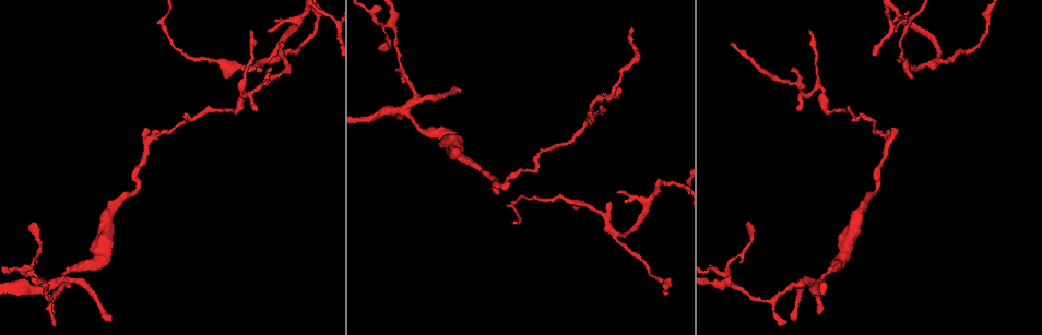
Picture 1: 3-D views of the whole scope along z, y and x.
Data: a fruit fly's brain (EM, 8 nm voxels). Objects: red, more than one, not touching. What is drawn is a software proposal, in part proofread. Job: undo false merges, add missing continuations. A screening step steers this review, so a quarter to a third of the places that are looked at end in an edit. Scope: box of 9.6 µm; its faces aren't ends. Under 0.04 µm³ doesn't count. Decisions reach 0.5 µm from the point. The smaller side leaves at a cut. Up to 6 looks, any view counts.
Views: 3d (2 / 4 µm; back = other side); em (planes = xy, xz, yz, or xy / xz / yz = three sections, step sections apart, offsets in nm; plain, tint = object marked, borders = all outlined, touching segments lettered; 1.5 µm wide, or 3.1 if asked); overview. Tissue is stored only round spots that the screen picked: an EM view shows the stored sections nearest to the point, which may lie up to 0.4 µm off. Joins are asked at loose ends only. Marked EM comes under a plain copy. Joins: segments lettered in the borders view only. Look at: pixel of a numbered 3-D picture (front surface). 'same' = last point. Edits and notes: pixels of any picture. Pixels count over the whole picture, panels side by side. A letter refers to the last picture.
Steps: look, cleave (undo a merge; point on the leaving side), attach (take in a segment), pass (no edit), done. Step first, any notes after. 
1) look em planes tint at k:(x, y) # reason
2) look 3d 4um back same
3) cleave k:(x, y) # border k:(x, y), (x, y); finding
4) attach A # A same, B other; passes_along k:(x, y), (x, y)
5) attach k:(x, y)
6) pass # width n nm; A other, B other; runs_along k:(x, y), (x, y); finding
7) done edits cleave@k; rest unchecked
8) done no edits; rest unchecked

look em yz step 4 borders at 1:(266, 60) # three arms meet

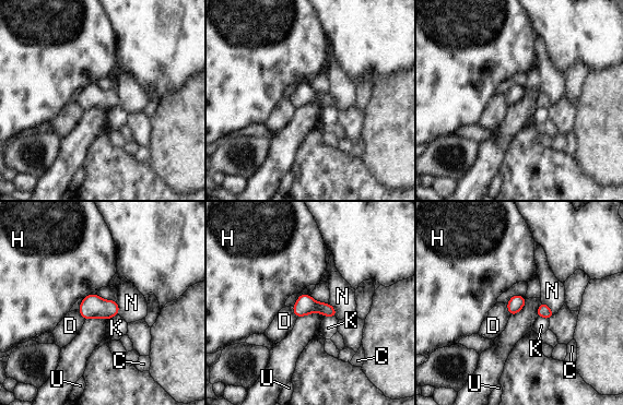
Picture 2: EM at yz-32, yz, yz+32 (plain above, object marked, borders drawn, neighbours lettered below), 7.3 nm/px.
look em planes borders same

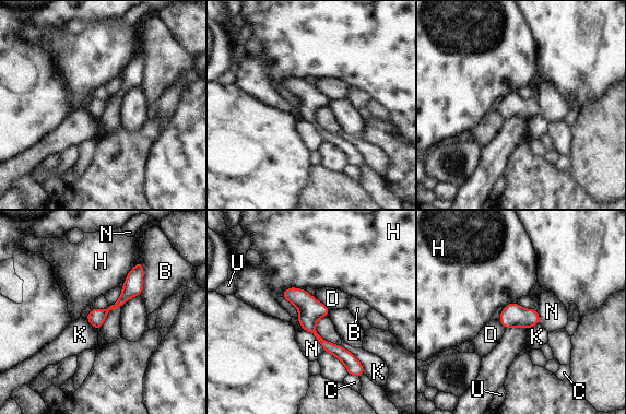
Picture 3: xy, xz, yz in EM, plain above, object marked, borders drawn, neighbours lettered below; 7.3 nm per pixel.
pass # B other, C other, D other, H other, K other, N other, U other; runs_along 3:(286, 293), (307, 310), (312, 331), (353, 365); continuous, no second cell

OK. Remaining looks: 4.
look em planes tint at 1:(250, 30) # an open end

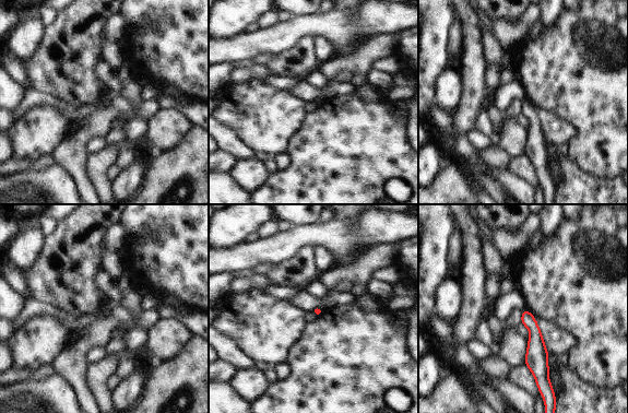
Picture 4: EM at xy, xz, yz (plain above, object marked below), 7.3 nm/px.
look em planes borders same

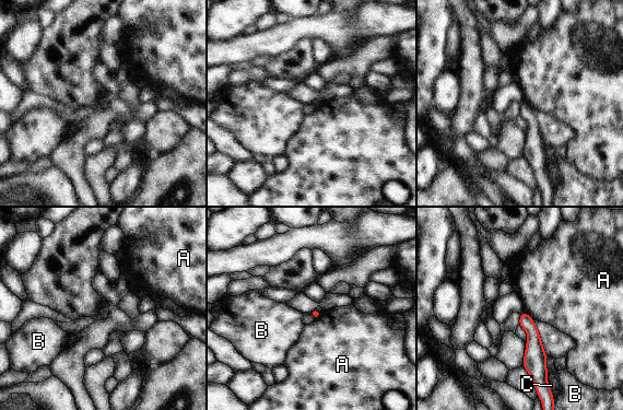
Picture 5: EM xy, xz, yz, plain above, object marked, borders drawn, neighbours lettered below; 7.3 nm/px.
pass # A other, B other, C other; border 5:(524, 311), (532, 318); none of them fits

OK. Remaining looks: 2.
done no edits; rest unchecked

